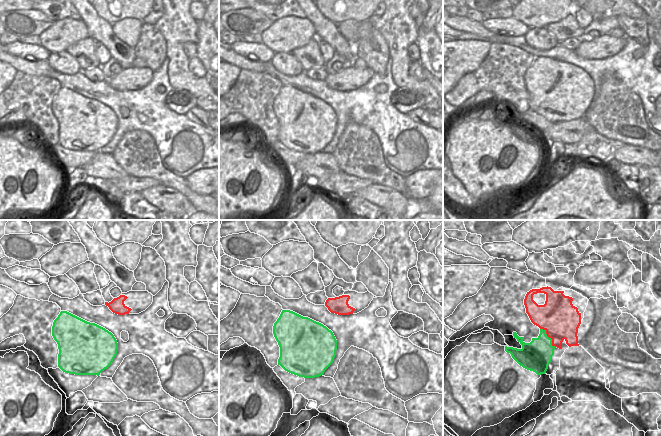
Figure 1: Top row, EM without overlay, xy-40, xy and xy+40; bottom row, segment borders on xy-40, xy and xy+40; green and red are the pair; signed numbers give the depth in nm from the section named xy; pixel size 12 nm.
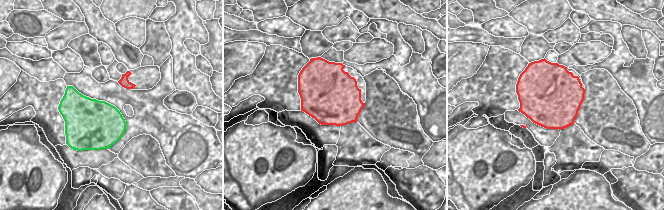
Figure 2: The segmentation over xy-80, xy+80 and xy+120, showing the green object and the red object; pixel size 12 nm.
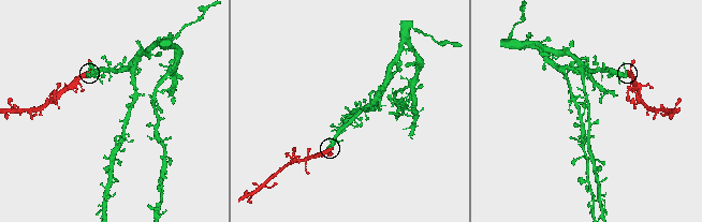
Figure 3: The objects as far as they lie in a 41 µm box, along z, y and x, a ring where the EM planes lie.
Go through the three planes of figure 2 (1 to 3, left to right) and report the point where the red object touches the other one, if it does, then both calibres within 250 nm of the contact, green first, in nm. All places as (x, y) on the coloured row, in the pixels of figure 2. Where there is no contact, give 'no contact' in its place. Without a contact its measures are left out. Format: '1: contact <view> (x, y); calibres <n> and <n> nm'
1: no contact
2: no contact
3: no contact

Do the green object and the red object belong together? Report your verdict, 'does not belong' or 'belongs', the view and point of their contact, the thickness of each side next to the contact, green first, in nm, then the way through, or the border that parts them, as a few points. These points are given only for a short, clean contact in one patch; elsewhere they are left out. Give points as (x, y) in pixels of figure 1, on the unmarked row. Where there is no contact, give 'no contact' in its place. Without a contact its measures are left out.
belongs | xy+40 (548, 113) | 340/440 nm

